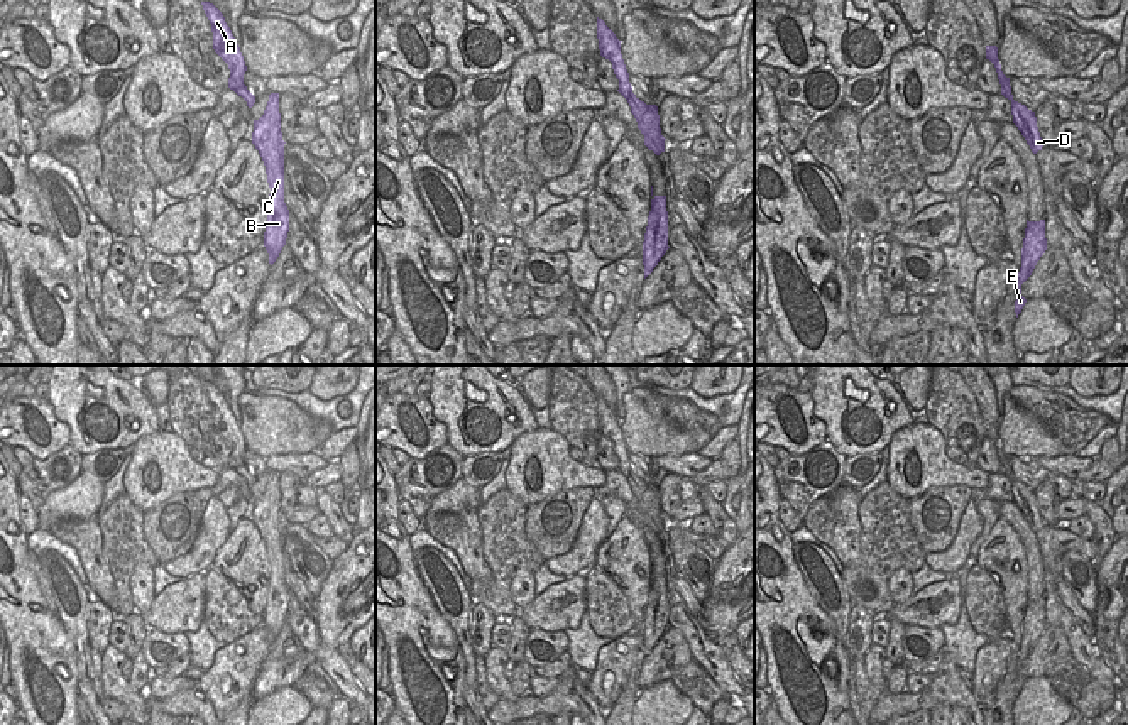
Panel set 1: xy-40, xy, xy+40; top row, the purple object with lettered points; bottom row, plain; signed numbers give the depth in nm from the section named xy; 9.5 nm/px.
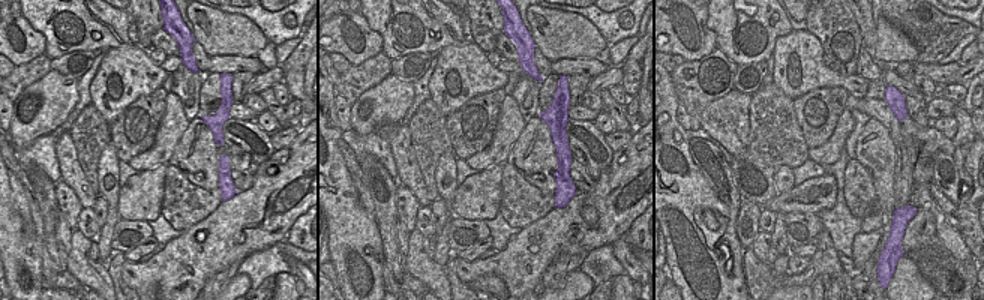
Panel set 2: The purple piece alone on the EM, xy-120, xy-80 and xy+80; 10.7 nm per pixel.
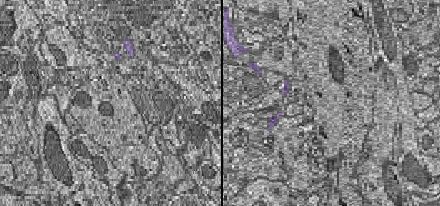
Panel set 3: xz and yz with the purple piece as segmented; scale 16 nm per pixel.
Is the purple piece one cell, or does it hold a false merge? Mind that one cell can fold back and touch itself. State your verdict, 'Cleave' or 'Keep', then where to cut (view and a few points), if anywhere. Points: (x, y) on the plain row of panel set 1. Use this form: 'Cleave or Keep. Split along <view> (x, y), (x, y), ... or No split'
Cleave. Split along xy (635, 474), (628, 480).

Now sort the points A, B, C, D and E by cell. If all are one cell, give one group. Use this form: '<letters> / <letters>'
A / B C D E

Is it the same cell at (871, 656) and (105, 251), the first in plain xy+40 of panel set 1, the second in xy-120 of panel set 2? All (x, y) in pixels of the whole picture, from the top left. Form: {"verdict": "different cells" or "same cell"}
{"verdict": "different cells"}

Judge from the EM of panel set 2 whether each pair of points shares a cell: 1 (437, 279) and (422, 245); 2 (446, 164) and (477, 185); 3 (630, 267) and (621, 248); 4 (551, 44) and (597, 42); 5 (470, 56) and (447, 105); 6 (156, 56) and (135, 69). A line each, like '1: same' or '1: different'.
1: same
2: different
3: same
4: same
5: same
6: different

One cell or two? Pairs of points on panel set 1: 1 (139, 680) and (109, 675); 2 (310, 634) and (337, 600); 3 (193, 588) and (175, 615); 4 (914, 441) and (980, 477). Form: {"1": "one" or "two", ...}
{"1": "two", "2": "two", "3": "one", "4": "one"}

